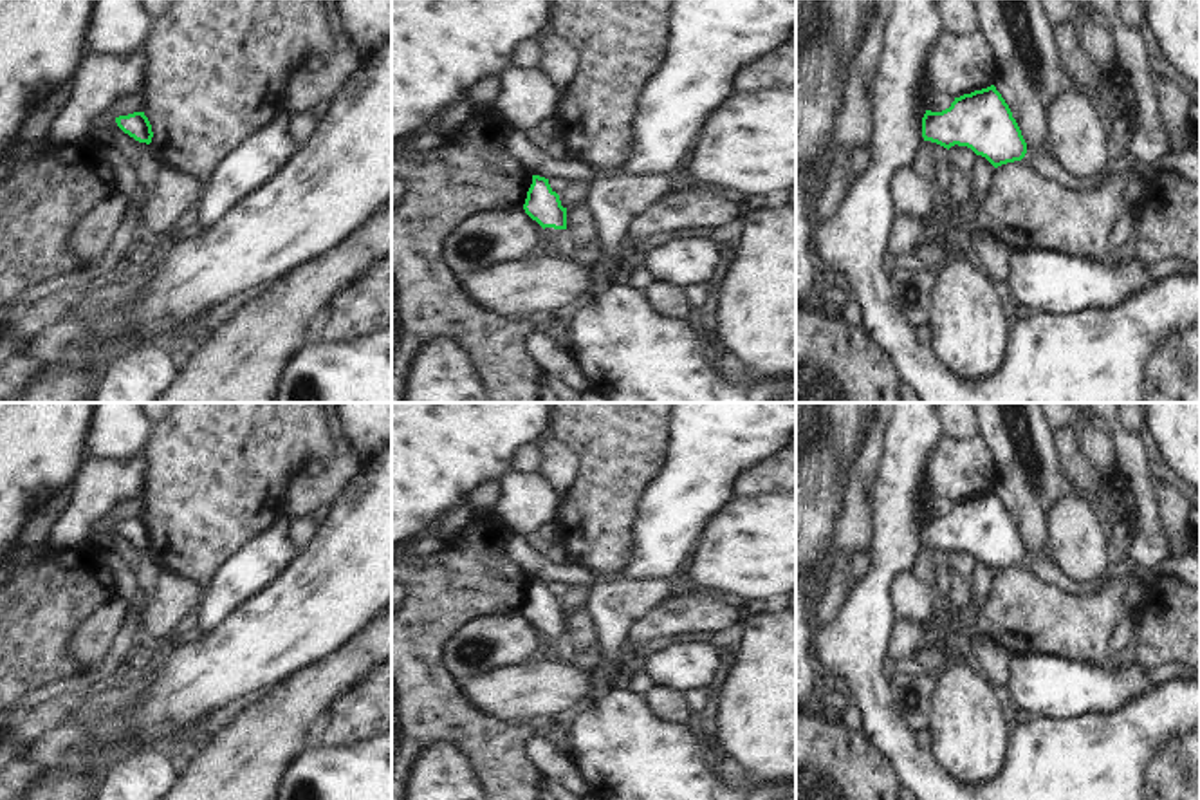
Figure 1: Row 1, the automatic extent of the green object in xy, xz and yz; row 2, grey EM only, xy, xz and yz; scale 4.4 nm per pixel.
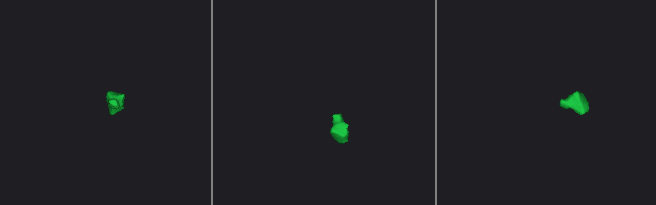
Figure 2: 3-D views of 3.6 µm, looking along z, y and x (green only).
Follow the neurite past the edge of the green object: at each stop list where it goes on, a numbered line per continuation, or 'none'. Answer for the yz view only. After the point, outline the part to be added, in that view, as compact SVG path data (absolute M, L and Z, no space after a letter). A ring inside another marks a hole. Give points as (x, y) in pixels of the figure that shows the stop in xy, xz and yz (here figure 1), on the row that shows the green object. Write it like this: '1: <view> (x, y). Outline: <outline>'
1: yz (1045, 163). Outline: M1048 150L1041 153L1025 153L1023 159L1027 159L1045 177L1054 177L1077 190L1083 188L1081 177L1070 173Z

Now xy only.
none

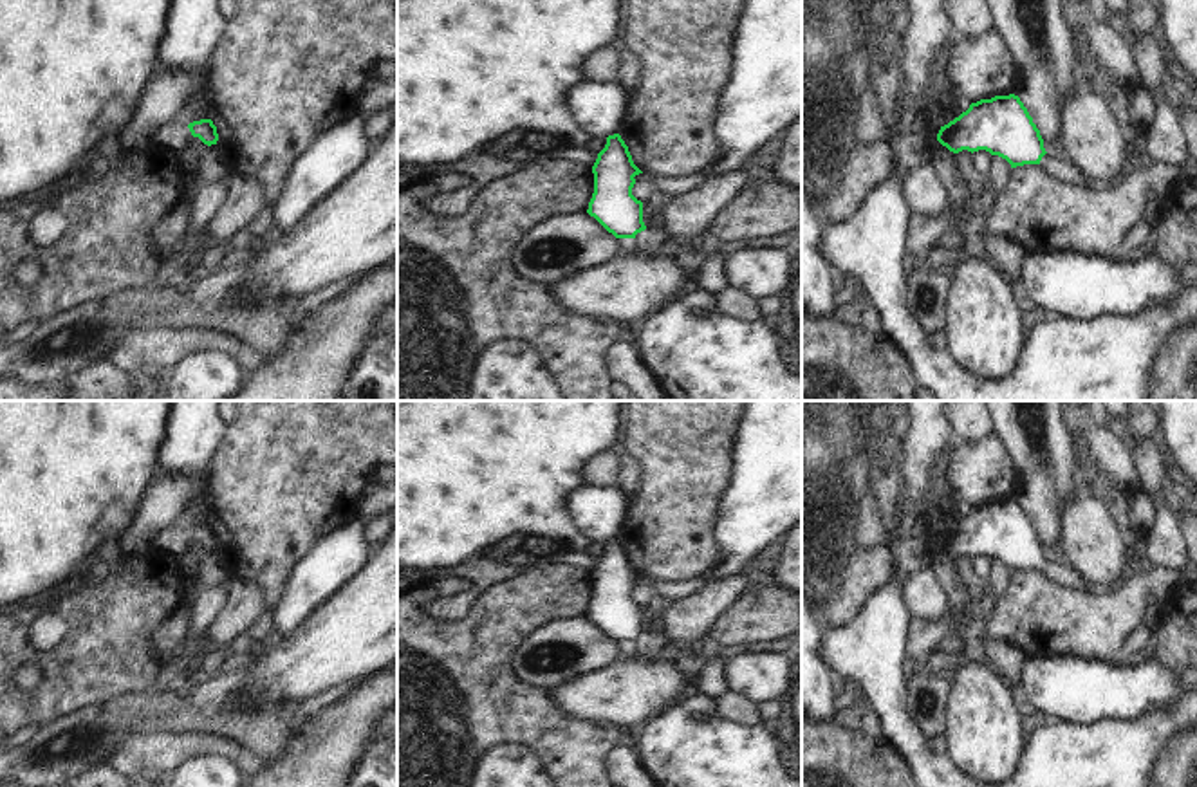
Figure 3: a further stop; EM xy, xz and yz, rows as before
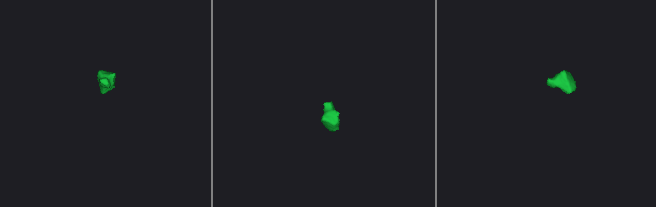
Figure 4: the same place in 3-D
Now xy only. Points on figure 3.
1: xy (177, 134). Outline: M182 119L150 130L150 144L175 146L184 150L190 139L191 132Z

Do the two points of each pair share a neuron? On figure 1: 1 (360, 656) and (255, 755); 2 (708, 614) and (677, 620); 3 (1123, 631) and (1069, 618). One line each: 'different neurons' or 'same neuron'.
1: same neuron
2: same neuron
3: different neurons

